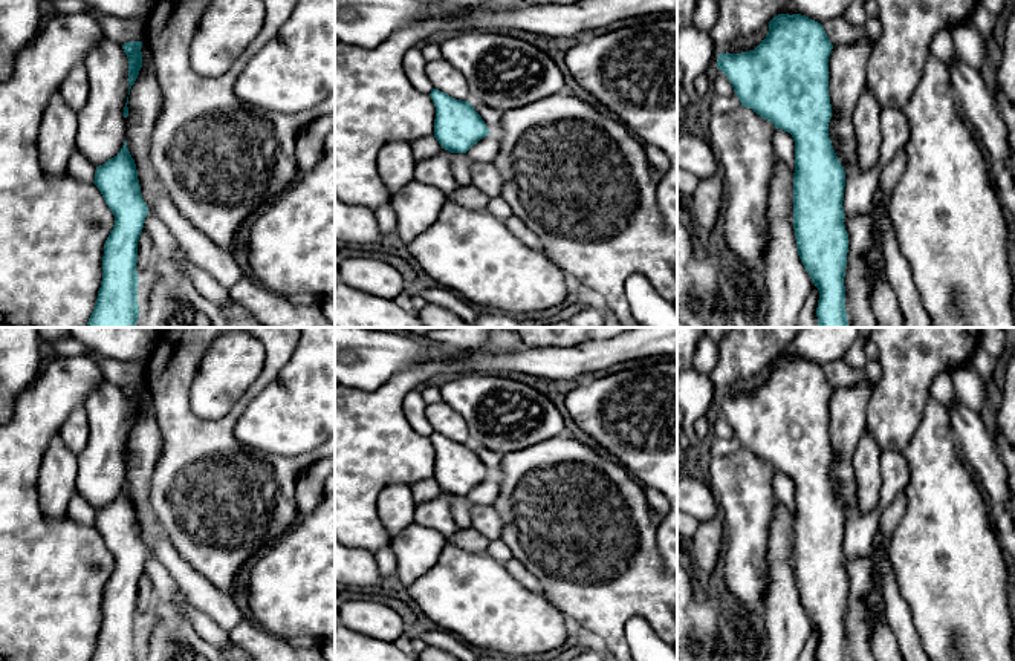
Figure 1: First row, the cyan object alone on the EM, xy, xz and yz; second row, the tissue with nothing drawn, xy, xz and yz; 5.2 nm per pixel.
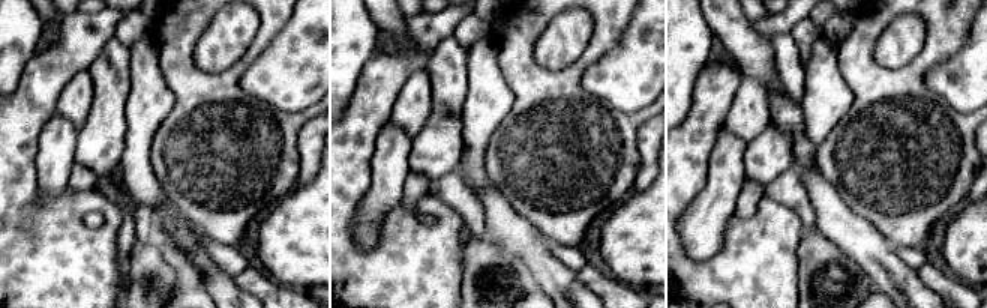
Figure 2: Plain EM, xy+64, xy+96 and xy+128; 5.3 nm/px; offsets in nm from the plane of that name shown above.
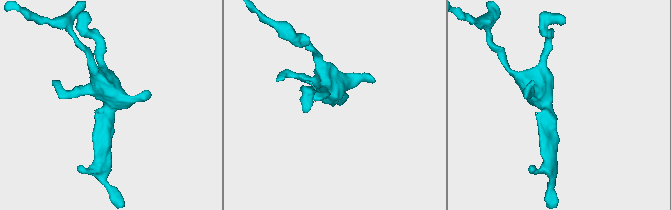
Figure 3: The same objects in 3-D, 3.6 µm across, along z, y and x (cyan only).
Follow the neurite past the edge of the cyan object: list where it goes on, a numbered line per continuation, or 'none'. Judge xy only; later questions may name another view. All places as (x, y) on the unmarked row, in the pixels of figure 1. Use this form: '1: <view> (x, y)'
none

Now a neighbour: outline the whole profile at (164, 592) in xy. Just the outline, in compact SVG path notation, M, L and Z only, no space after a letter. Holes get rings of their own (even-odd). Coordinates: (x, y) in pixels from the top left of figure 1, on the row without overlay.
M150 552L142 574L150 581L150 591L138 594L138 621L148 620L151 612L159 614L161 611L173 607L191 621L194 630L205 641L216 646L222 655L225 655L226 649L232 644L229 632L220 629L206 614L196 609L168 569Z

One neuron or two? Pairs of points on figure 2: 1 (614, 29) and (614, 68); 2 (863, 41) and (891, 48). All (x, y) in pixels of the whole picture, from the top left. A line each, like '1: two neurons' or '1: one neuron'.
1: two neurons
2: two neurons

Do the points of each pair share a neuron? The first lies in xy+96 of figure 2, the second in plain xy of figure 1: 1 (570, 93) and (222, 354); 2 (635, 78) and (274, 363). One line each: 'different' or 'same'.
1: different
2: different

